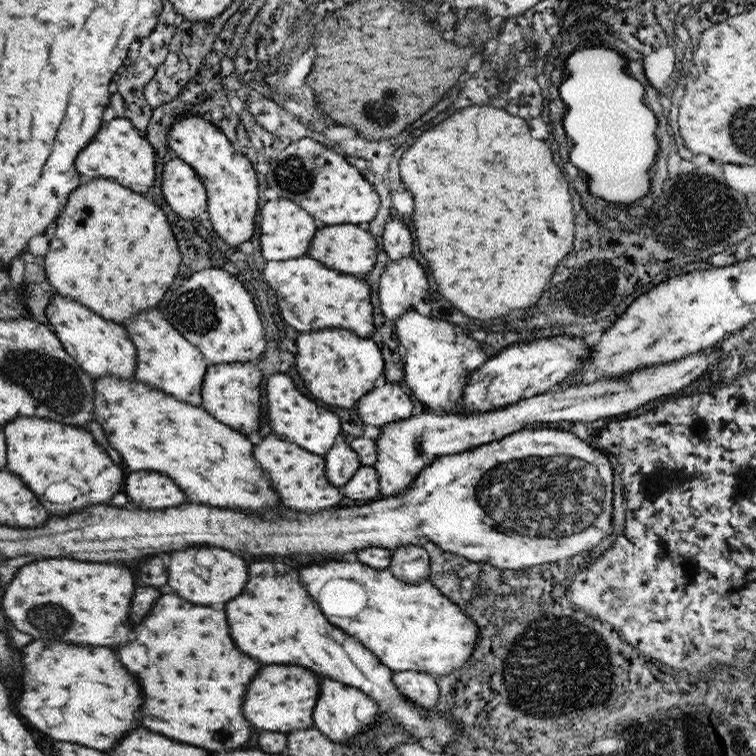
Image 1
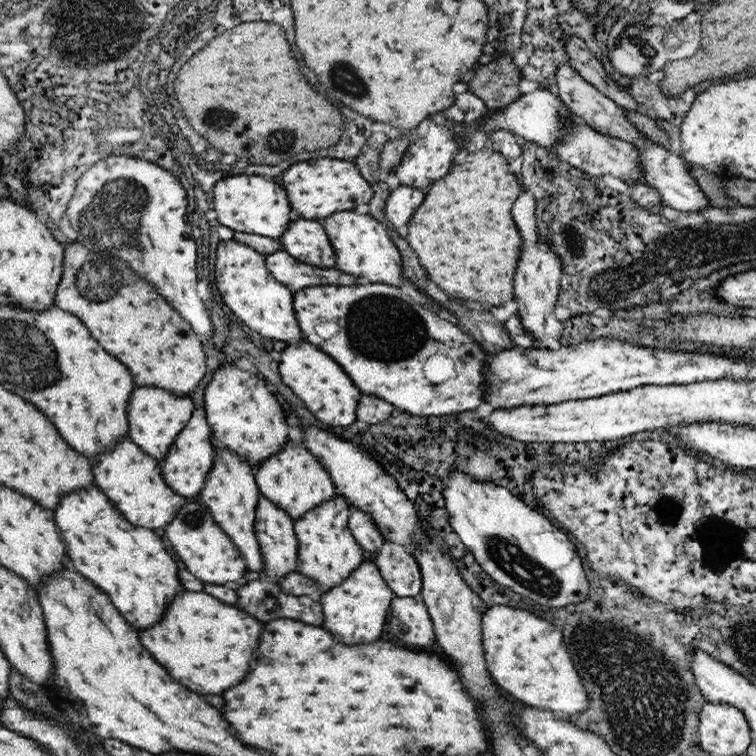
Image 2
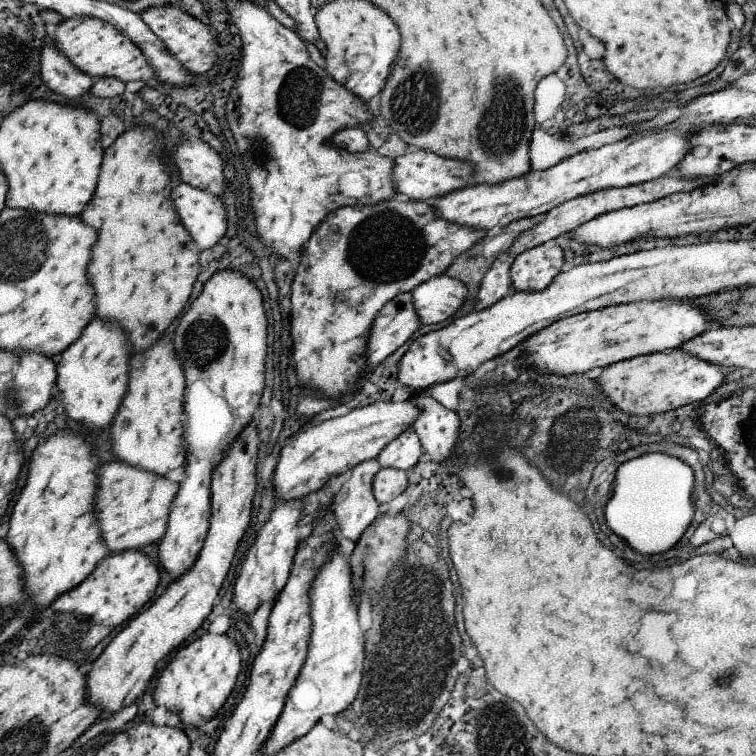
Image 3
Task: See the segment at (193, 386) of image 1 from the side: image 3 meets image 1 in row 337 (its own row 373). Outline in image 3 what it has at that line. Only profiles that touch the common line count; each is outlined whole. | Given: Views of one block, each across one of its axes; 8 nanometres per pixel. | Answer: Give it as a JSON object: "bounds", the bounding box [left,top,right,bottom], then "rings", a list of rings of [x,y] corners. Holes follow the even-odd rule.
{"bounds":[111,344,185,478],"rings":[[[161,344],[149,348],[143,354],[129,356],[129,384],[125,398],[121,402],[121,414],[115,416],[111,424],[111,450],[115,460],[125,462],[133,468],[141,468],[151,472],[159,478],[165,478],[167,472],[185,464],[183,456],[183,390],[185,390],[185,376],[181,370],[181,362],[173,350],[173,344]]]}

